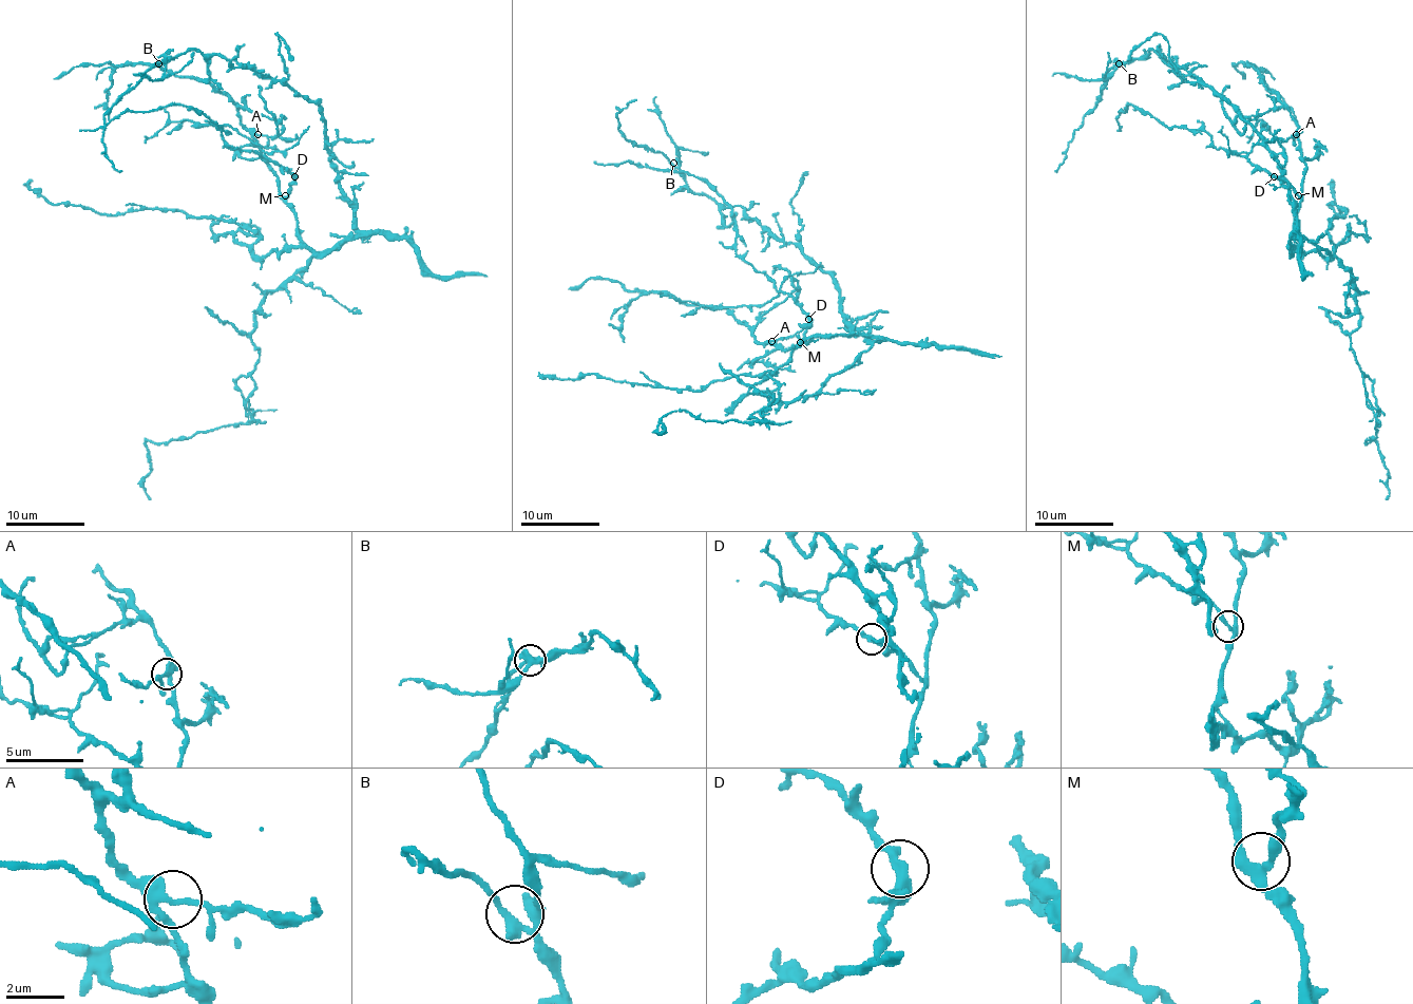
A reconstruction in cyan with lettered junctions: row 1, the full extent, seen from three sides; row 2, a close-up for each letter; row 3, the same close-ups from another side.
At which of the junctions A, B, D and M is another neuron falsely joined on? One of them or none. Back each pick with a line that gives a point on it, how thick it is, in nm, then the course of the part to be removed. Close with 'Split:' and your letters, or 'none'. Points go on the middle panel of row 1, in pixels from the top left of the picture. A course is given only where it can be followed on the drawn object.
Split: none

